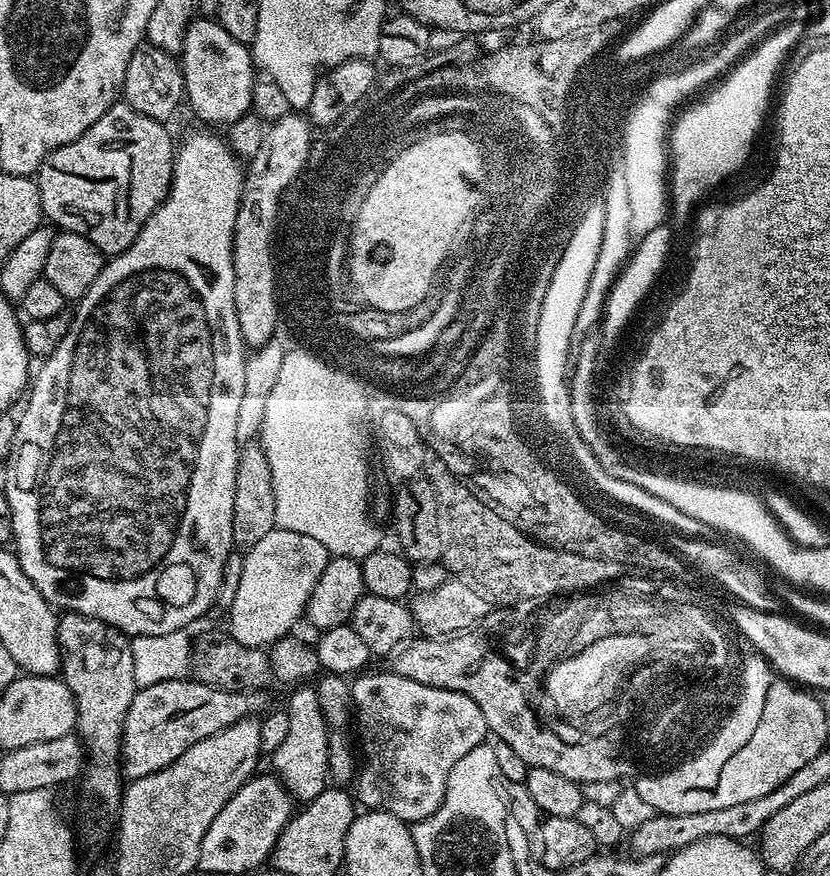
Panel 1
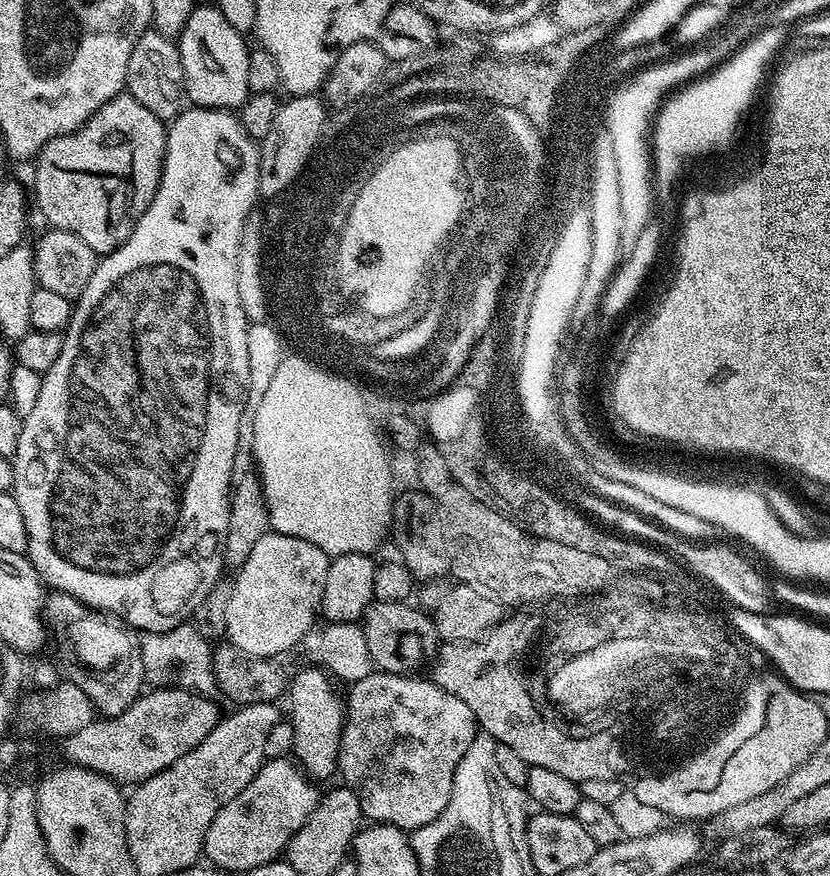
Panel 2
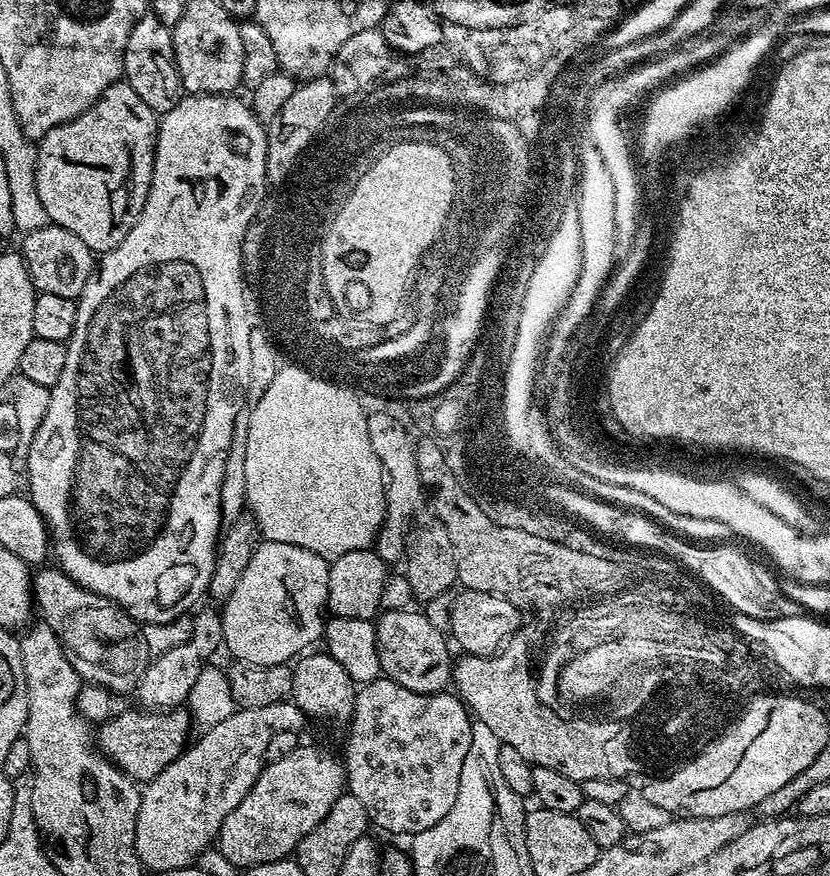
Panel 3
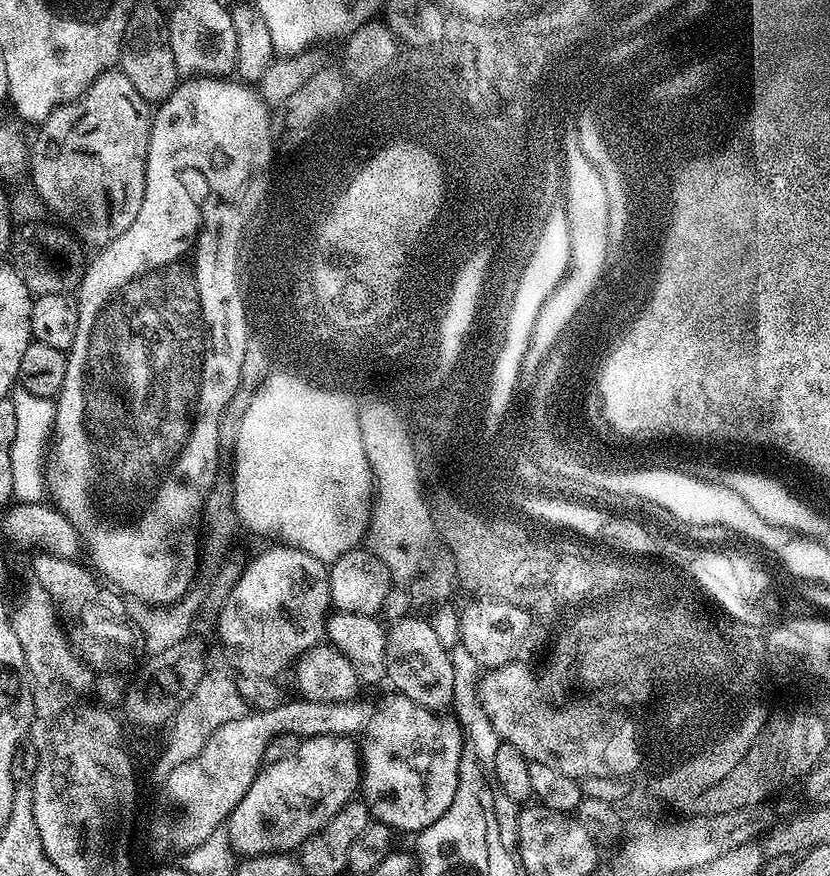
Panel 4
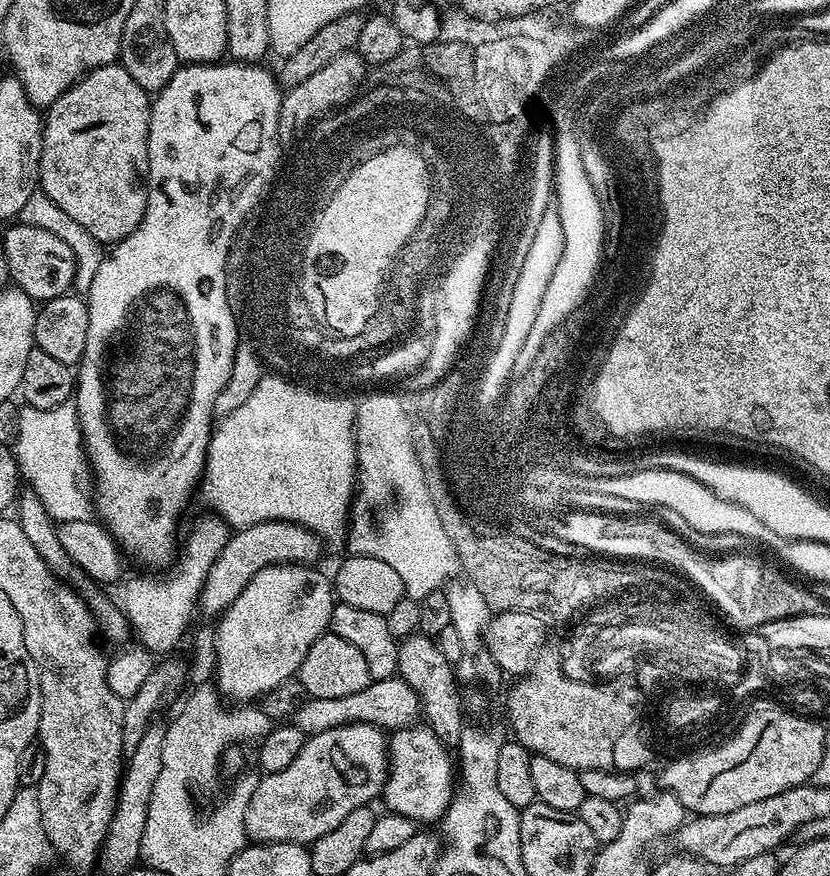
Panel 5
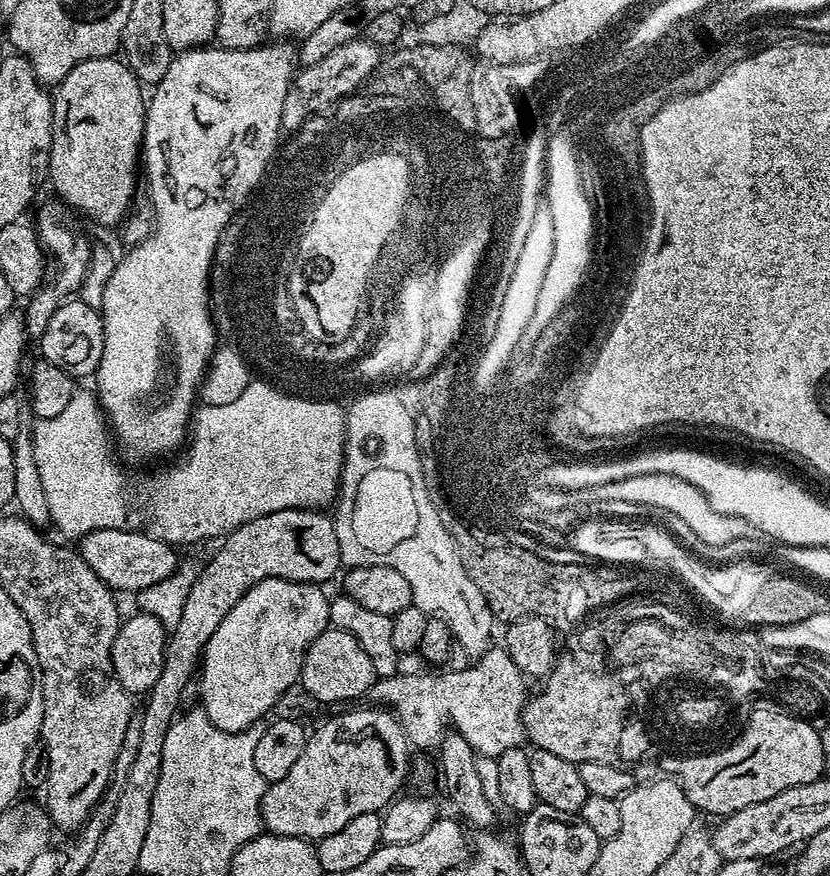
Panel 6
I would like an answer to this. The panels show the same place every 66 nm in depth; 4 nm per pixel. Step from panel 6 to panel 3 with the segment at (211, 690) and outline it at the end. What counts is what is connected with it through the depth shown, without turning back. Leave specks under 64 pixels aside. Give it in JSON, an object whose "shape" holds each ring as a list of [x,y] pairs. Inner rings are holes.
{"shape":[[[273,540],[257,543],[249,566],[243,571],[234,592],[222,604],[224,648],[232,651],[232,656],[237,661],[264,668],[275,664],[288,664],[295,661],[305,650],[311,649],[315,645],[312,643],[315,640],[317,643],[324,634],[329,567],[329,561],[323,560],[310,550],[302,550],[302,546],[290,546],[286,542]]]}

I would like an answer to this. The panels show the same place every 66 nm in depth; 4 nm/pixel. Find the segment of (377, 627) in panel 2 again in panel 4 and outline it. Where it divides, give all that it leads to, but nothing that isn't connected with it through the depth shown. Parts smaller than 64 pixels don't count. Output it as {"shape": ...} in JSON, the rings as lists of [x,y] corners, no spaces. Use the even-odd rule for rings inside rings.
{"shape":[[[416,614],[404,616],[401,620],[391,621],[387,629],[386,660],[388,666],[387,683],[393,684],[395,691],[401,696],[417,700],[431,712],[443,713],[452,704],[456,696],[456,664],[452,661],[453,653],[442,642],[438,642],[438,634],[434,634],[431,623],[427,619],[419,620]]]}

